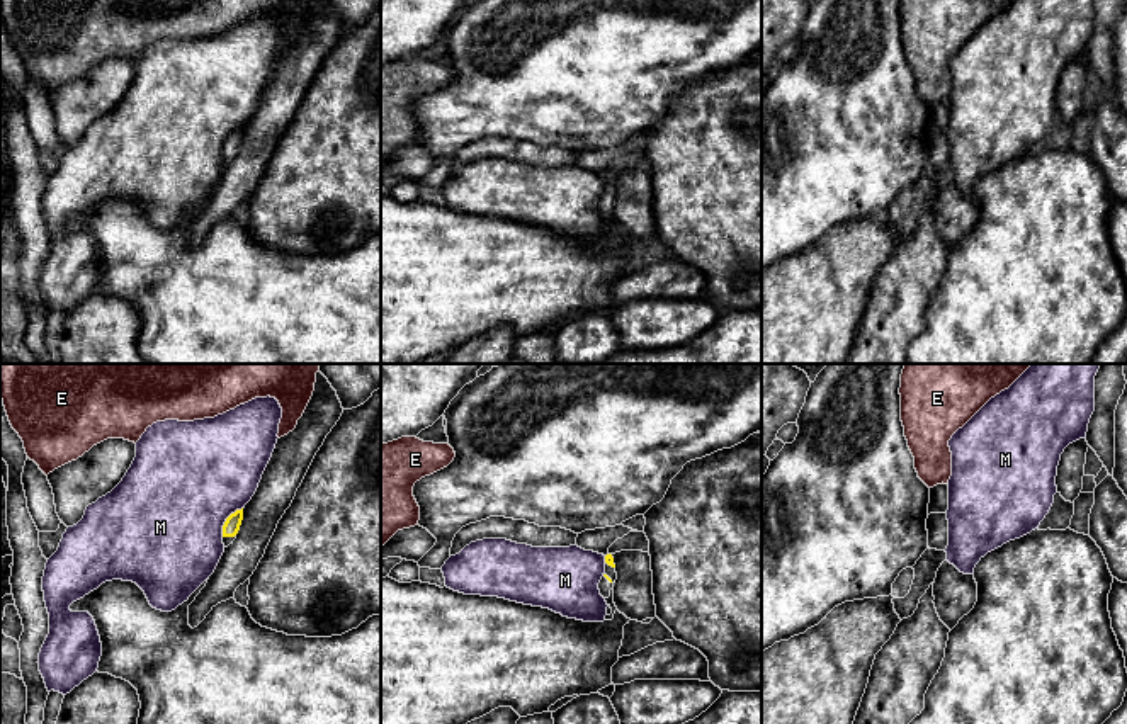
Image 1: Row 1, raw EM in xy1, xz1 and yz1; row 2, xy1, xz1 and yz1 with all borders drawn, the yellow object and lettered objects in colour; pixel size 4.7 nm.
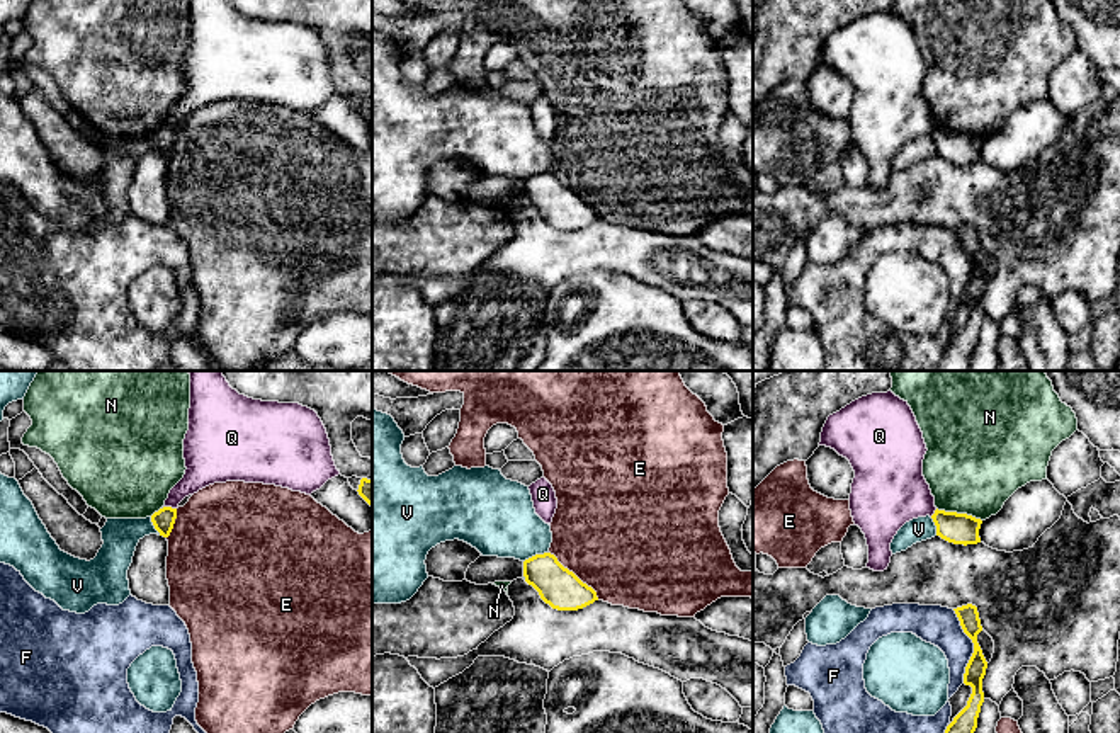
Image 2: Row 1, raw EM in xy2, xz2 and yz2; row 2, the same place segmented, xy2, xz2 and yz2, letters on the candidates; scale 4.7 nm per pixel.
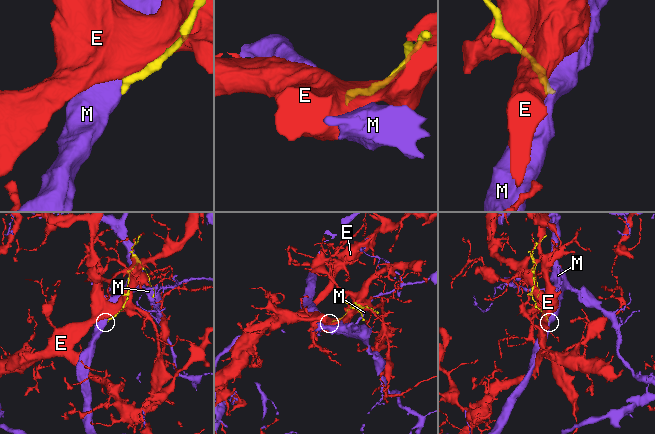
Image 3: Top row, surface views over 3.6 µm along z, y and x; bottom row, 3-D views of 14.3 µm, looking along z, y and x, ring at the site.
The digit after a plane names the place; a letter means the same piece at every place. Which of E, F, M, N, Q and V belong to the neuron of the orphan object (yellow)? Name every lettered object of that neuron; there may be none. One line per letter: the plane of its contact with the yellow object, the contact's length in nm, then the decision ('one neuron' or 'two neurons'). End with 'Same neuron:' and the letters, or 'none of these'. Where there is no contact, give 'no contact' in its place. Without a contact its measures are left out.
E: contact in xz2; length 340 nm; two neurons
F: contact in yz2; length 360 nm; two neurons
M: contact in xy1; length 170 nm; two neurons
N: contact in yz2; length 220 nm; two neurons
Q: contact in xy2; length 70 nm; two neurons
V: contact in xz2; length 130 nm; two neurons
Same neuron: none of these

